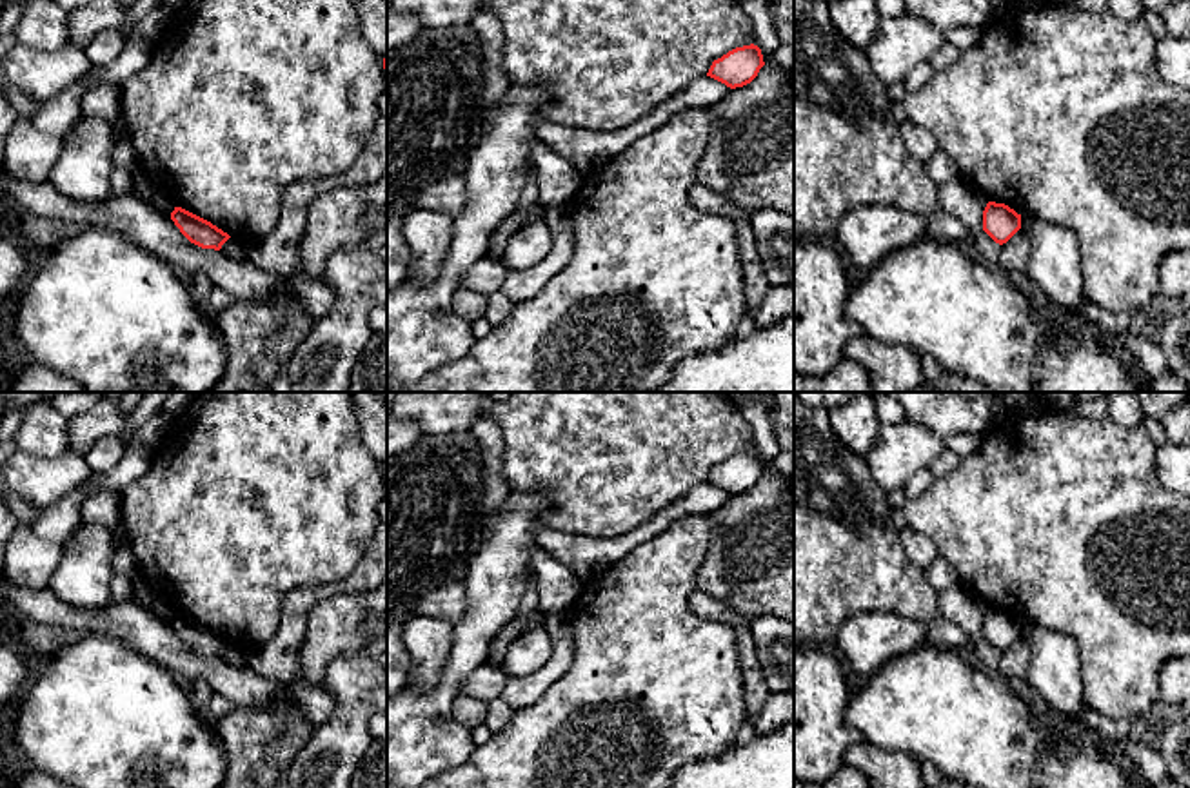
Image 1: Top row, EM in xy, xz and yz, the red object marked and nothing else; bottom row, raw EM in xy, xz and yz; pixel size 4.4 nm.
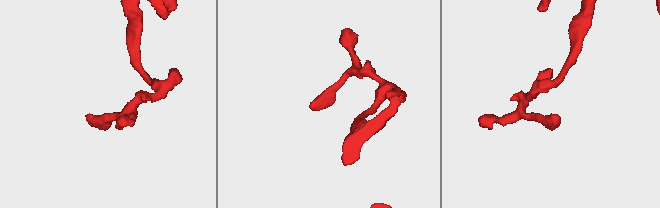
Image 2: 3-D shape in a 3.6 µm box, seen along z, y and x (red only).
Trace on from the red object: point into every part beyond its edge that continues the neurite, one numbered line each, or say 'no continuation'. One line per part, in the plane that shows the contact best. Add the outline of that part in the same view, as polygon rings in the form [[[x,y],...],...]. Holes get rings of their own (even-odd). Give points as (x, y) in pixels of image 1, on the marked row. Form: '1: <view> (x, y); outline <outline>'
no continuation

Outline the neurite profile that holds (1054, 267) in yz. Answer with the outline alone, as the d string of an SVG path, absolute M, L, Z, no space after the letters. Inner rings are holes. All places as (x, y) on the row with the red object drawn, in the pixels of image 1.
M1021 216L1021 229L1030 240L1026 283L1050 300L1054 307L1081 314L1086 298L1076 234L1032 216Z

